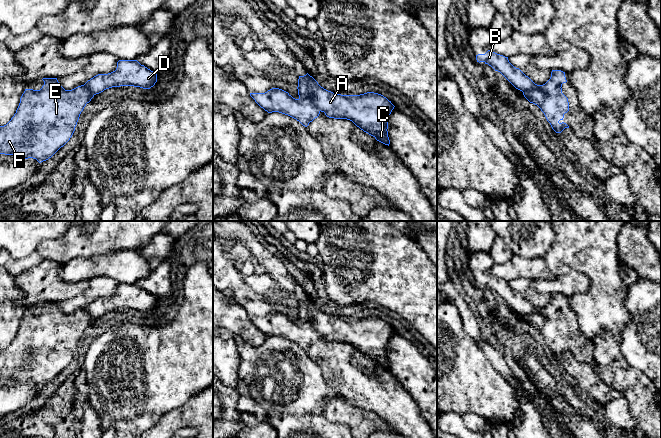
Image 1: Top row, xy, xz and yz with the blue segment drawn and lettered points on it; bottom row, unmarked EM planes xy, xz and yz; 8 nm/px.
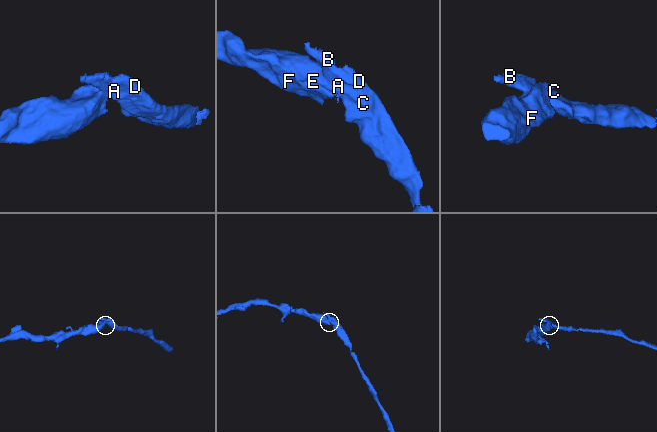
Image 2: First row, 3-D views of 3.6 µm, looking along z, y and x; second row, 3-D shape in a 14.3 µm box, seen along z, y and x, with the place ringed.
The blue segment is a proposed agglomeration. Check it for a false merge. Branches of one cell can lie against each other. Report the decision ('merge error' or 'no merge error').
merge error

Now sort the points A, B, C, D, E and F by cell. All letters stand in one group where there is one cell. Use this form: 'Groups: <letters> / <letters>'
Groups: A B C D / E F

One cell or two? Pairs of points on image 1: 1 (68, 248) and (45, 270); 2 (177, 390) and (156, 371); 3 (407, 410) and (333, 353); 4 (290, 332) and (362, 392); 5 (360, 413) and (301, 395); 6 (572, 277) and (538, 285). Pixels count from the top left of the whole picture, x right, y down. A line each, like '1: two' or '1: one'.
1: two
2: one
3: one
4: one
5: two
6: one

